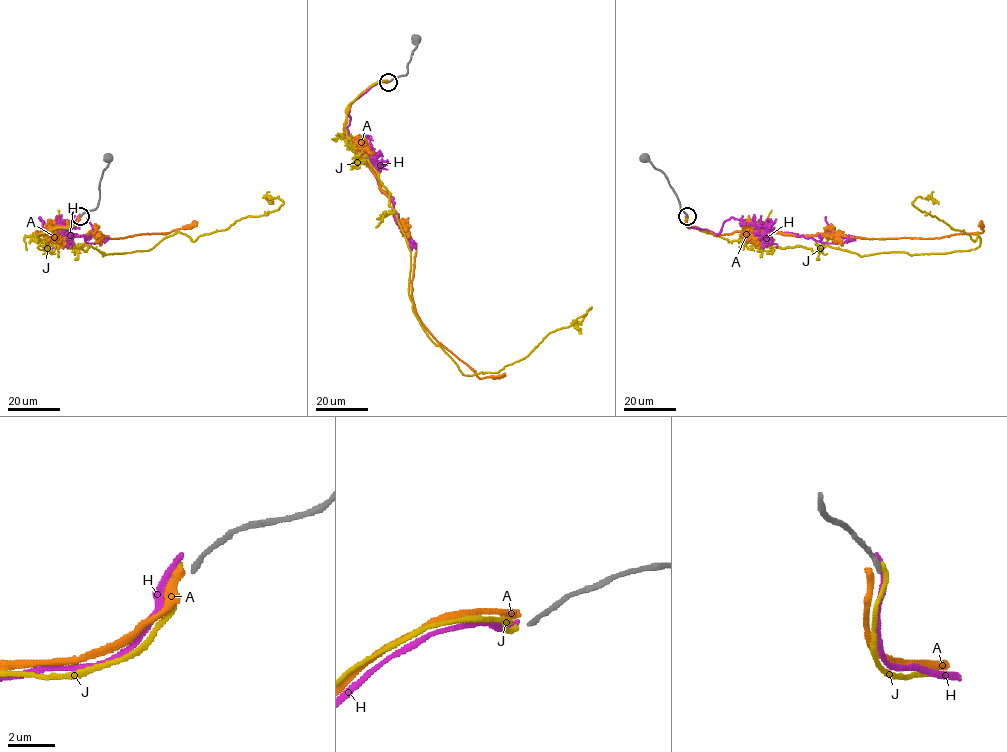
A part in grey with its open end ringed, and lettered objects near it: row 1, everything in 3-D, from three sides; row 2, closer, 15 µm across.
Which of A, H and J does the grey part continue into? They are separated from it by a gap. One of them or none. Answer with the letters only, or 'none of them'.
none of them

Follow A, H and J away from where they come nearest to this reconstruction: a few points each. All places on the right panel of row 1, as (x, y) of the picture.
A: (686, 216), (688, 226), (716, 235), (743, 231), (874, 238), (941, 238), (981, 233), (983, 230), (979, 222)
H: (687, 215), (688, 227), (718, 234), (734, 217), (759, 231), (825, 243), (846, 240), (830, 229), (825, 216)
J: (687, 215), (688, 228), (780, 248), (980, 245), (977, 232), (975, 241), (912, 202), (938, 204)

